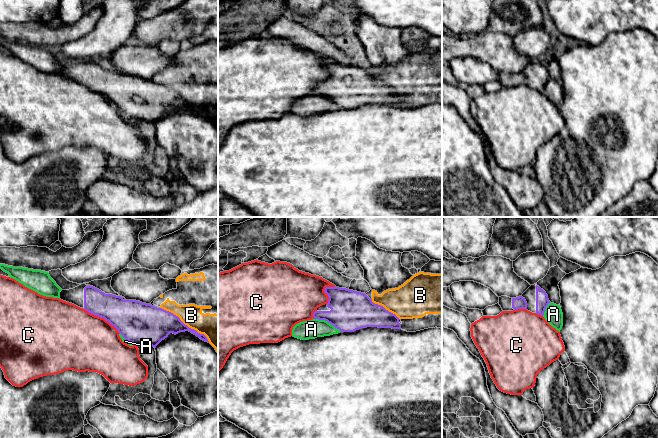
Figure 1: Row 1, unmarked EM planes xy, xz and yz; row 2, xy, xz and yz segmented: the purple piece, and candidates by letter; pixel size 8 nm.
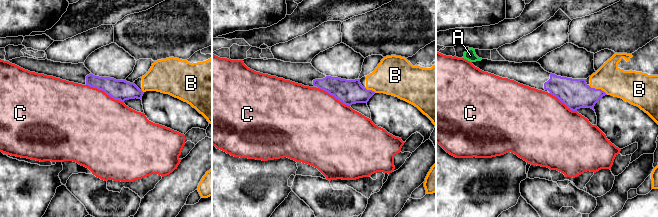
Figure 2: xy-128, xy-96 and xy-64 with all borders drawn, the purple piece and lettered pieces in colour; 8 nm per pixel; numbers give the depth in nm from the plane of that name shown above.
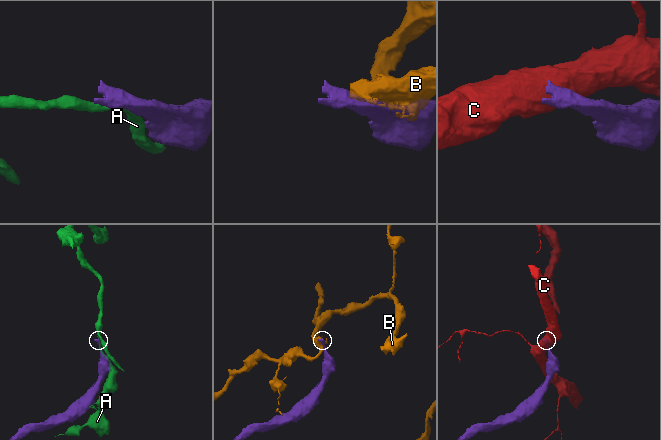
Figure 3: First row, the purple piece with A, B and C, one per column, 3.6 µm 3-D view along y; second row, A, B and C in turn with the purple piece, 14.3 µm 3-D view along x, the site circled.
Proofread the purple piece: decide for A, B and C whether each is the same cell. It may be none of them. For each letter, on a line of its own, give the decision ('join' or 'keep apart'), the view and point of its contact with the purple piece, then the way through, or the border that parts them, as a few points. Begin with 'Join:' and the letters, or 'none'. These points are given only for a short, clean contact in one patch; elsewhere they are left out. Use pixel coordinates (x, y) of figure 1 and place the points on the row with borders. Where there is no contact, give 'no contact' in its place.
Join: none
A: keep apart; meets purple in xz at (328, 322)
B: keep apart; meets purple in xy at (186, 325)
C: keep apart; meets purple in xy at (102, 317)

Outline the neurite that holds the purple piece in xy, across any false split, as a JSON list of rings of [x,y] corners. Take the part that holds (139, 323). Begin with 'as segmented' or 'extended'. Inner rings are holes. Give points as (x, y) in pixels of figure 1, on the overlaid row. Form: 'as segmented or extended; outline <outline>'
extended; outline [[[81,284],[73,289],[62,290],[60,299],[104,318],[125,340],[136,346],[156,348],[170,333],[176,335],[185,331],[209,343],[204,334],[189,328],[169,311],[140,301],[124,300],[120,296],[105,294],[90,285]]]

